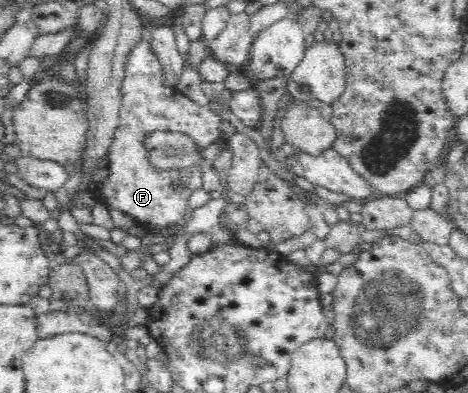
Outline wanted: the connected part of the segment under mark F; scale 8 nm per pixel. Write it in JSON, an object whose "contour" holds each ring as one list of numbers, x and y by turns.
{"contour":[[149,38,140,39,126,63,119,122,104,157,108,159,108,171,103,173,103,177,97,177,99,184,92,192,92,197,98,202,120,211,147,231,178,223,185,216,190,195,203,187,202,160,183,168,156,168,144,146,148,135,164,131,181,133,191,139,191,143,197,147,195,153,200,155,204,149,213,147,226,128,225,122,208,106,200,106,176,88,166,87,162,78,160,63,150,51]]}

